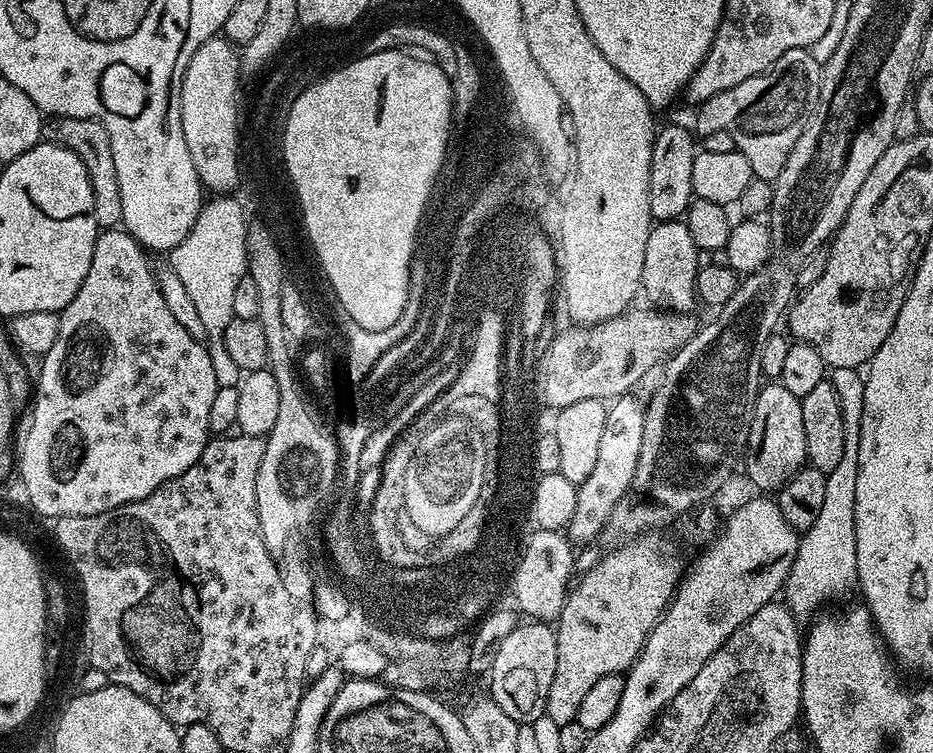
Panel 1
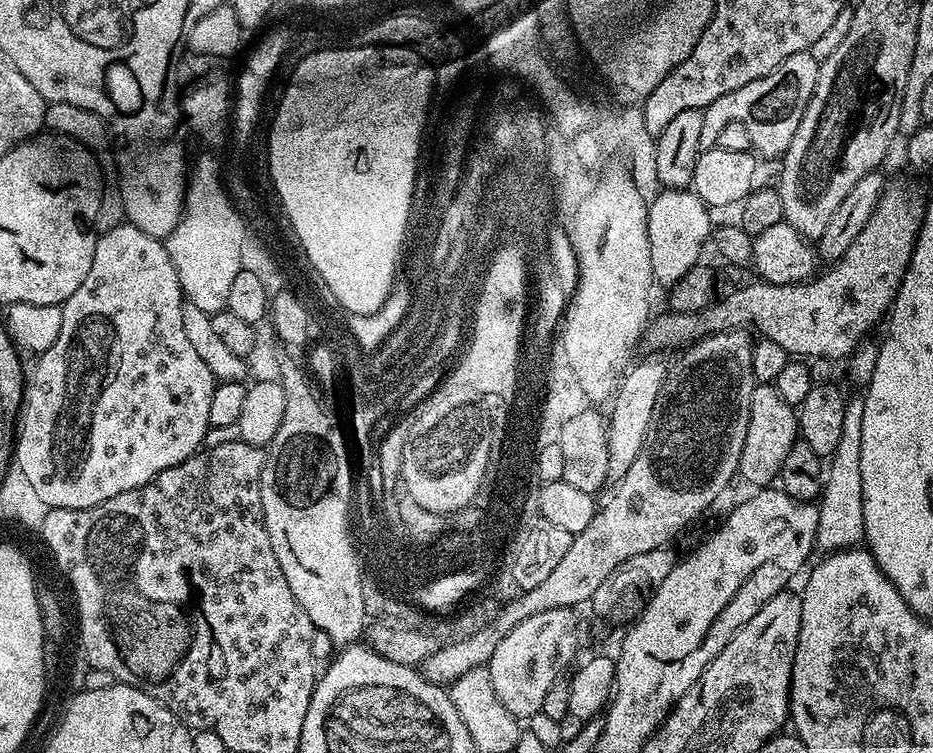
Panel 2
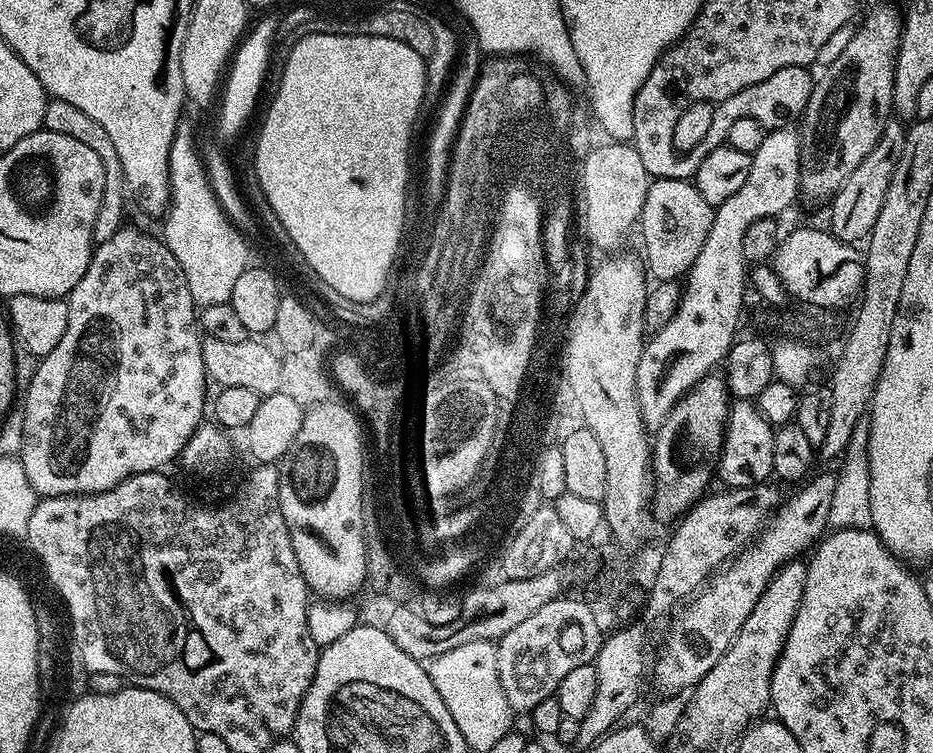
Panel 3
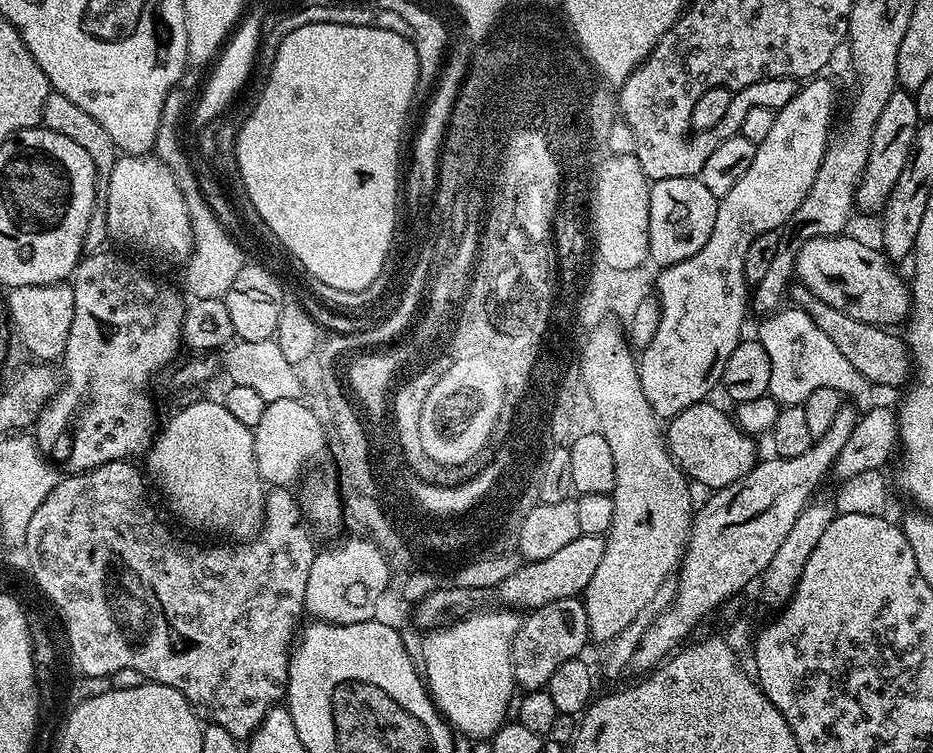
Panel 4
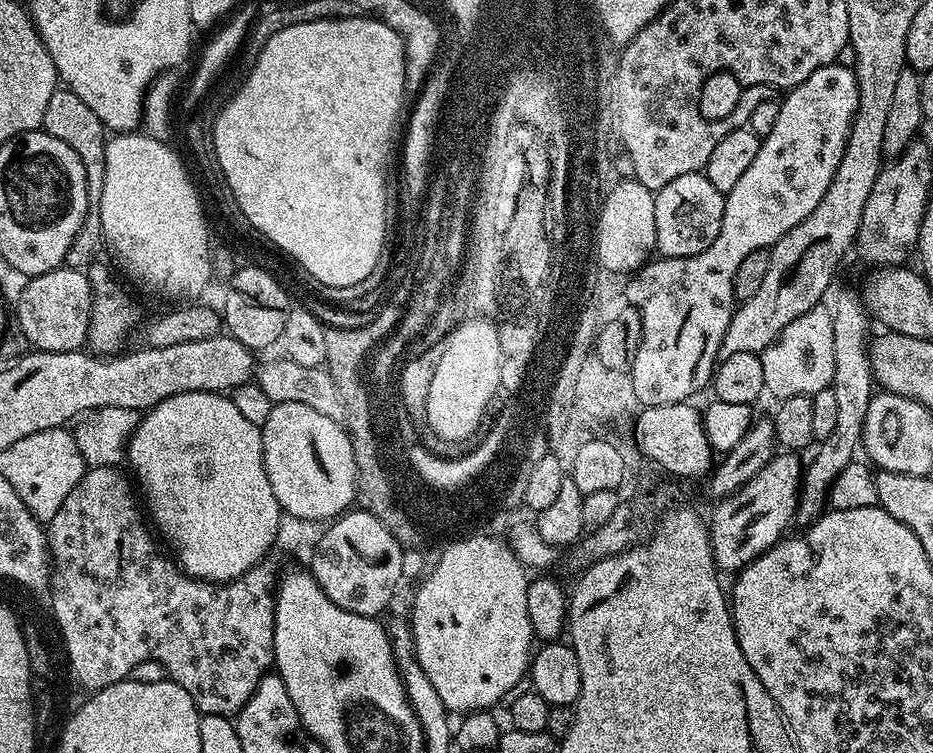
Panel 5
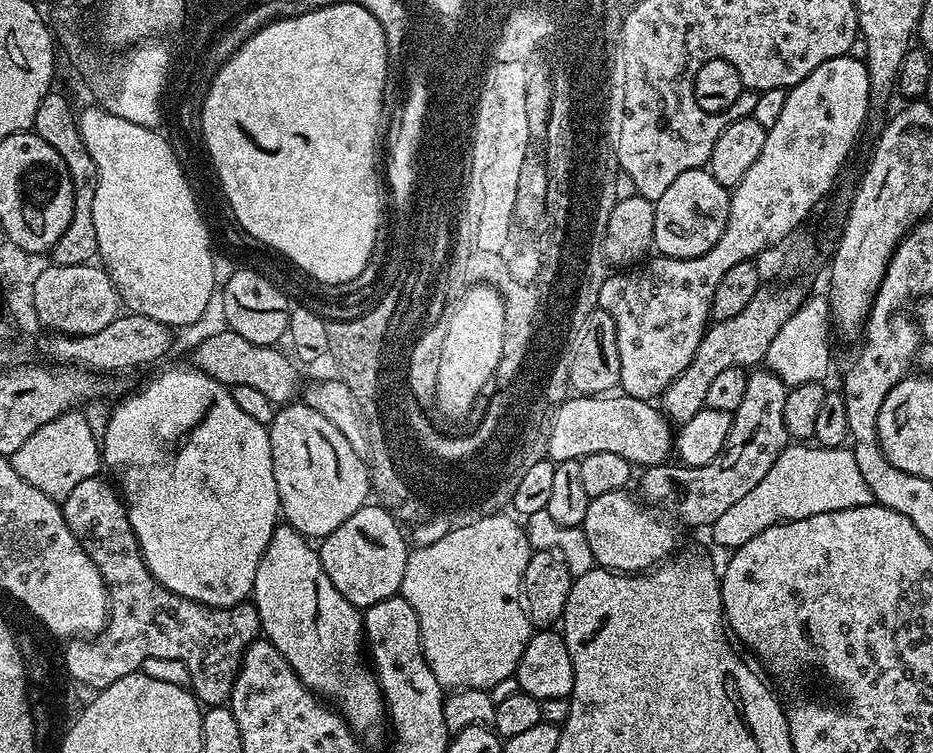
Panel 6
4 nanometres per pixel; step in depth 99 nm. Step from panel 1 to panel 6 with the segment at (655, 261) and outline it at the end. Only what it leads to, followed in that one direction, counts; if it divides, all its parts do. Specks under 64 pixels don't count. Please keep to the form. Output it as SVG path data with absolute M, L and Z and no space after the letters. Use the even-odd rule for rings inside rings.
M704 168L686 170L686 174L678 174L674 182L662 198L654 201L656 213L654 214L654 238L652 239L655 251L661 256L676 256L679 260L694 258L706 254L722 238L722 232L728 225L728 211L730 210L730 192L724 188L712 176L711 172Z

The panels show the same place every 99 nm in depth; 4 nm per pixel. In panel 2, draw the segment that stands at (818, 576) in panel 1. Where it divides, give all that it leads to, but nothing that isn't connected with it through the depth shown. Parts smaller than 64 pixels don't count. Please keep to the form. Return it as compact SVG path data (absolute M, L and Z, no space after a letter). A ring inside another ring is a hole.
M849 395L842 418L842 439L826 464L822 491L818 497L818 530L816 548L827 554L845 548L855 548L864 540L862 518L862 410L864 397Z

